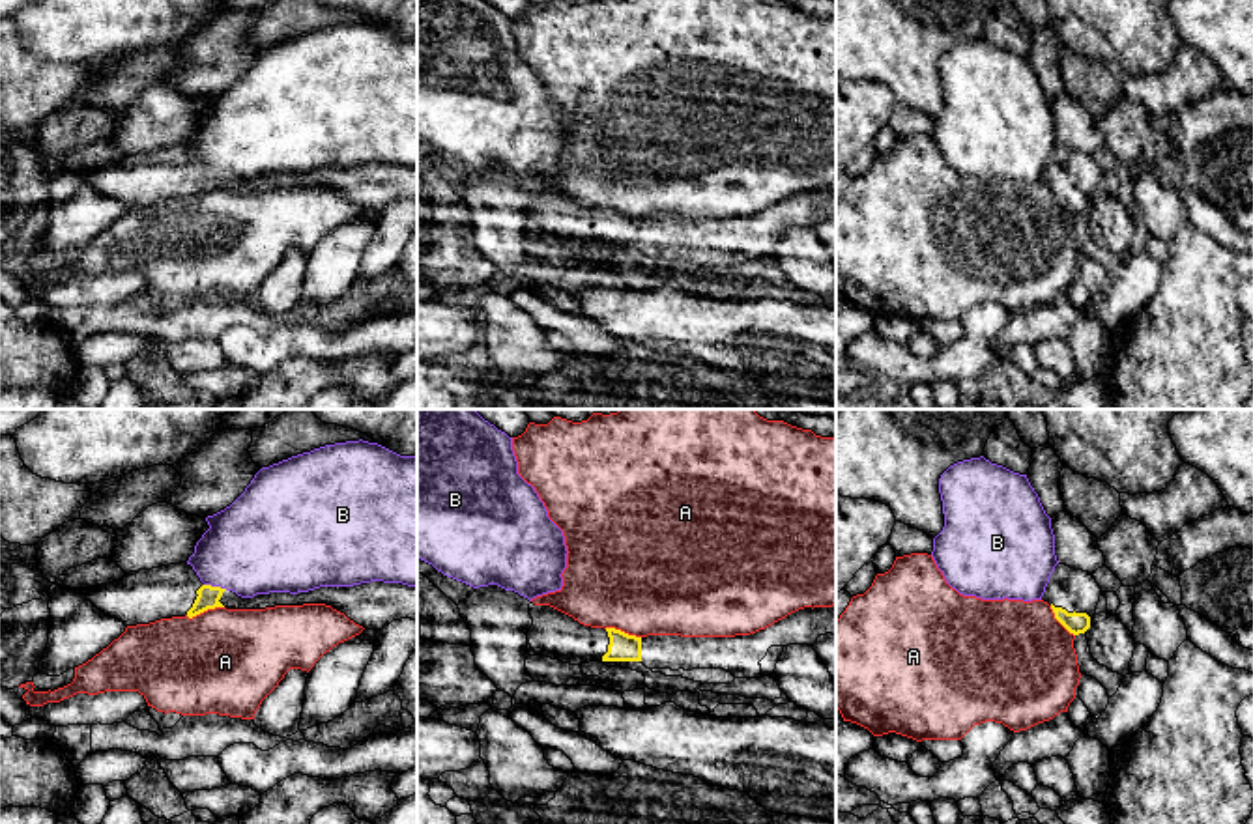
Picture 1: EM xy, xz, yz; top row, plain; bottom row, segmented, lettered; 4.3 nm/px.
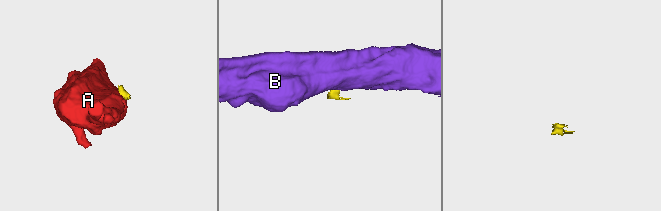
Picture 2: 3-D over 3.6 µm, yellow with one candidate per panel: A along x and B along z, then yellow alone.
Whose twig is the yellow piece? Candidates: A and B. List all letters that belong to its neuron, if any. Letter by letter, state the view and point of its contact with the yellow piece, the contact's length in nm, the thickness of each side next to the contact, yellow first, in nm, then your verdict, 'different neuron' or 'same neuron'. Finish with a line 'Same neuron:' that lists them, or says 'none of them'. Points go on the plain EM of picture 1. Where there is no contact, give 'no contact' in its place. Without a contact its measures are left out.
A: contact xy (204, 191); length 170 nm; calibres 100 and 460 nm; different neuron
B: contact xy (216, 169); length 110 nm; calibres 100 and 420 nm; different neuron
Same neuron: none of them

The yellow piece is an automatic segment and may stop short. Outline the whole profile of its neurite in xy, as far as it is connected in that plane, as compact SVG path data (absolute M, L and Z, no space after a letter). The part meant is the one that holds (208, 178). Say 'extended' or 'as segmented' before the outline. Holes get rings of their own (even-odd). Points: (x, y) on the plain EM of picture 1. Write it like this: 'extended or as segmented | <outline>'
extended | M191 146L129 153L122 161L80 172L105 196L125 207L172 198L196 198L208 191L266 191L275 187L325 185L367 211L393 202L417 202L417 168L370 163L353 168L320 168L309 174L269 174L241 179L232 172L204 166Z

